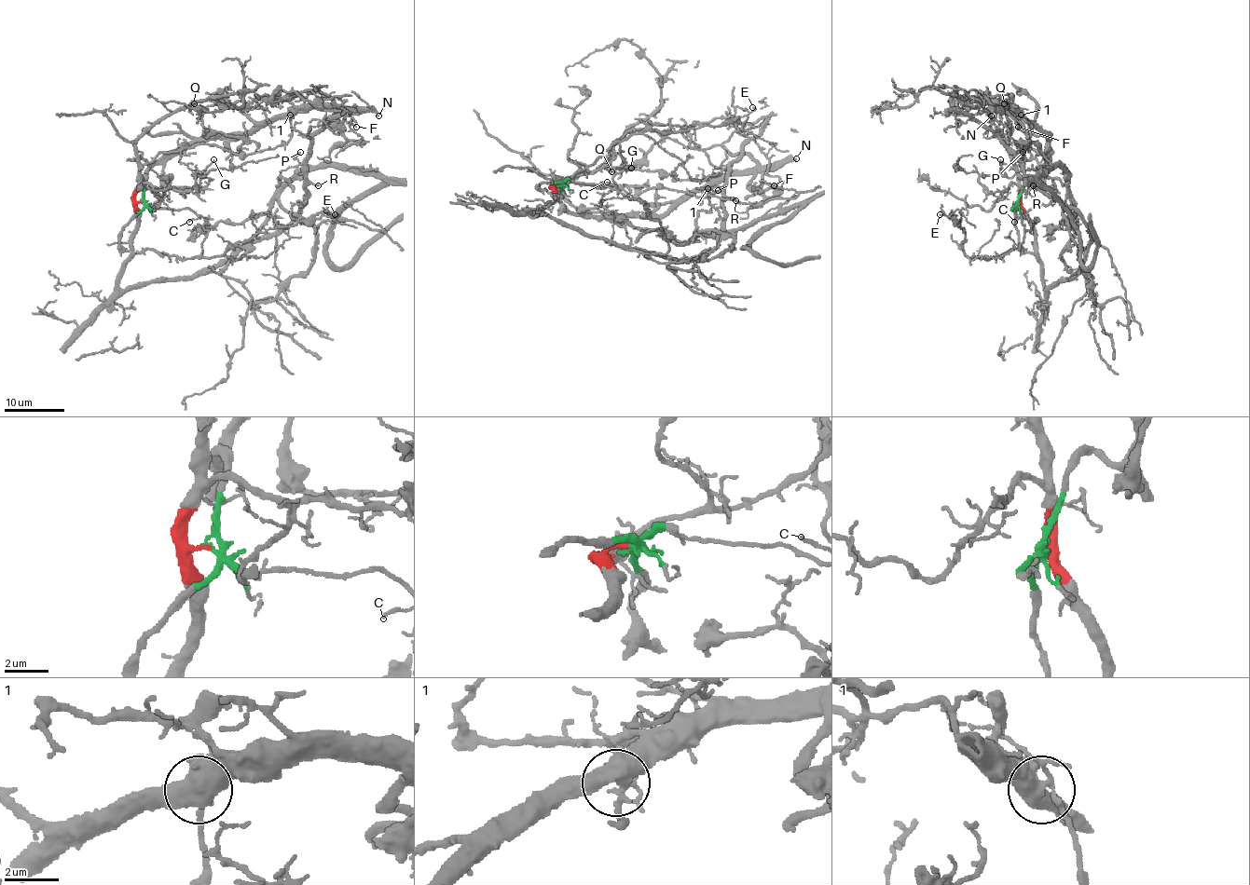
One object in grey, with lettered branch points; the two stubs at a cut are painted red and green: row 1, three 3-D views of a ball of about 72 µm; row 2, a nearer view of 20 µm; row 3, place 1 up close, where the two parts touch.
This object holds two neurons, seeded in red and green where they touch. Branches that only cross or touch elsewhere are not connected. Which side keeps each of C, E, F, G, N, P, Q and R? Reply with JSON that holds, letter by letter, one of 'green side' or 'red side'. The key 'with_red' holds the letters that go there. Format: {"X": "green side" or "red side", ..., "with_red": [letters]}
{"C": "green side", "E": "red side", "F": "green side", "G": "red side", "N": "green side", "P": "red side", "Q": "red side", "R": "red side", "with_red": ["E", "G", "P", "Q", "R"]}

